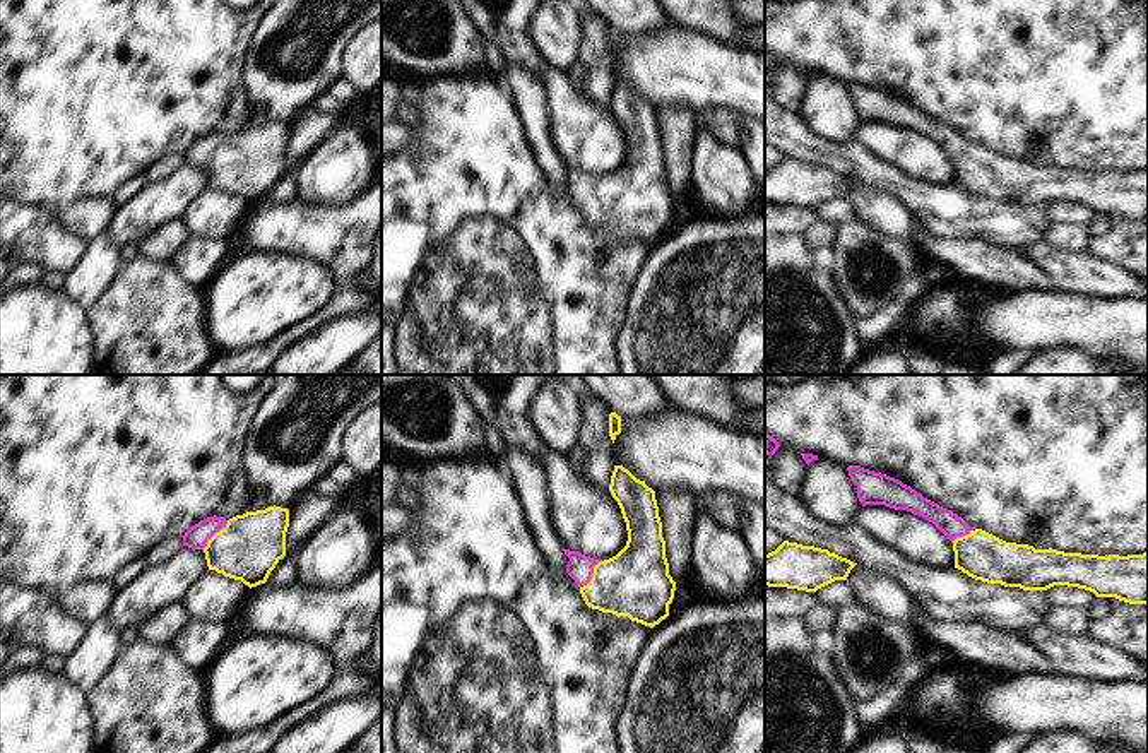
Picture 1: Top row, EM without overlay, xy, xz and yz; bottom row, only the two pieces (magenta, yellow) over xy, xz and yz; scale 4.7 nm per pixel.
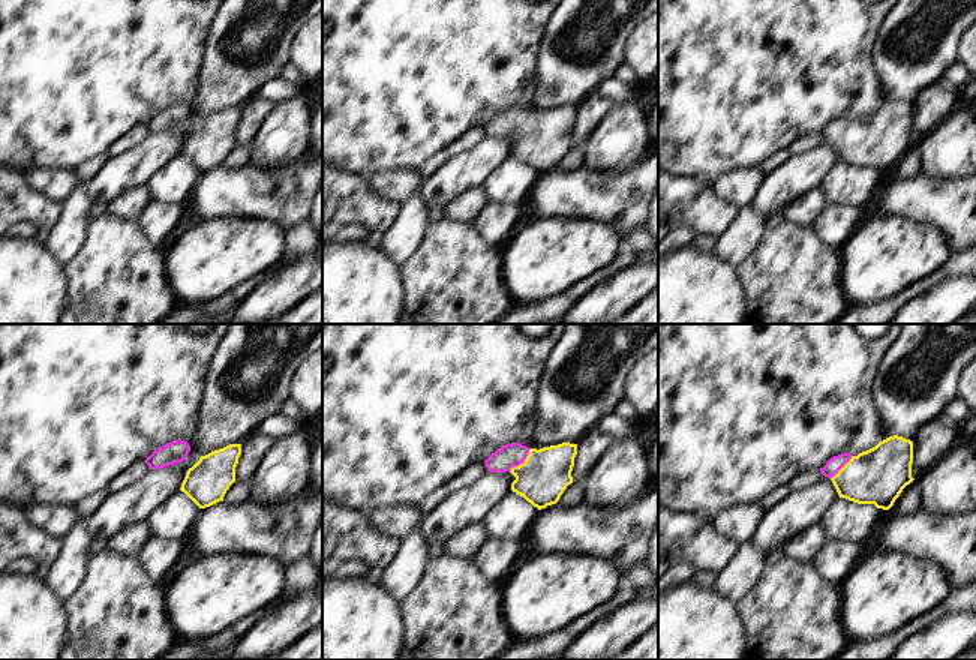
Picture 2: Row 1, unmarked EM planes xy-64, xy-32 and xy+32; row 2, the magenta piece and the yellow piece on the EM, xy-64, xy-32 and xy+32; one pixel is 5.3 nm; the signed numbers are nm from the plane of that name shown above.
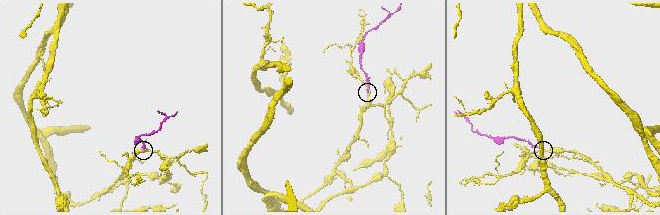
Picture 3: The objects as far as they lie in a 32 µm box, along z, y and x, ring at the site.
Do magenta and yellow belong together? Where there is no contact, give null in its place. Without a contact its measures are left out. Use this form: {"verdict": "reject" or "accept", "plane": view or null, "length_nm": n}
{"verdict": "accept", "plane": "xz", "length_nm": 180}

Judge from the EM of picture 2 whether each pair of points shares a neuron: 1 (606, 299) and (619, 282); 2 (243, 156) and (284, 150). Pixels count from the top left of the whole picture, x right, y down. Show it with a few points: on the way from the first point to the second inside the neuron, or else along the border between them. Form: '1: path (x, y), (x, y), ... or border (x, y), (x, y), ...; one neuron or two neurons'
1: path (610, 294), (618, 287); one neuron
2: border (248, 147), (251, 162); two neurons

